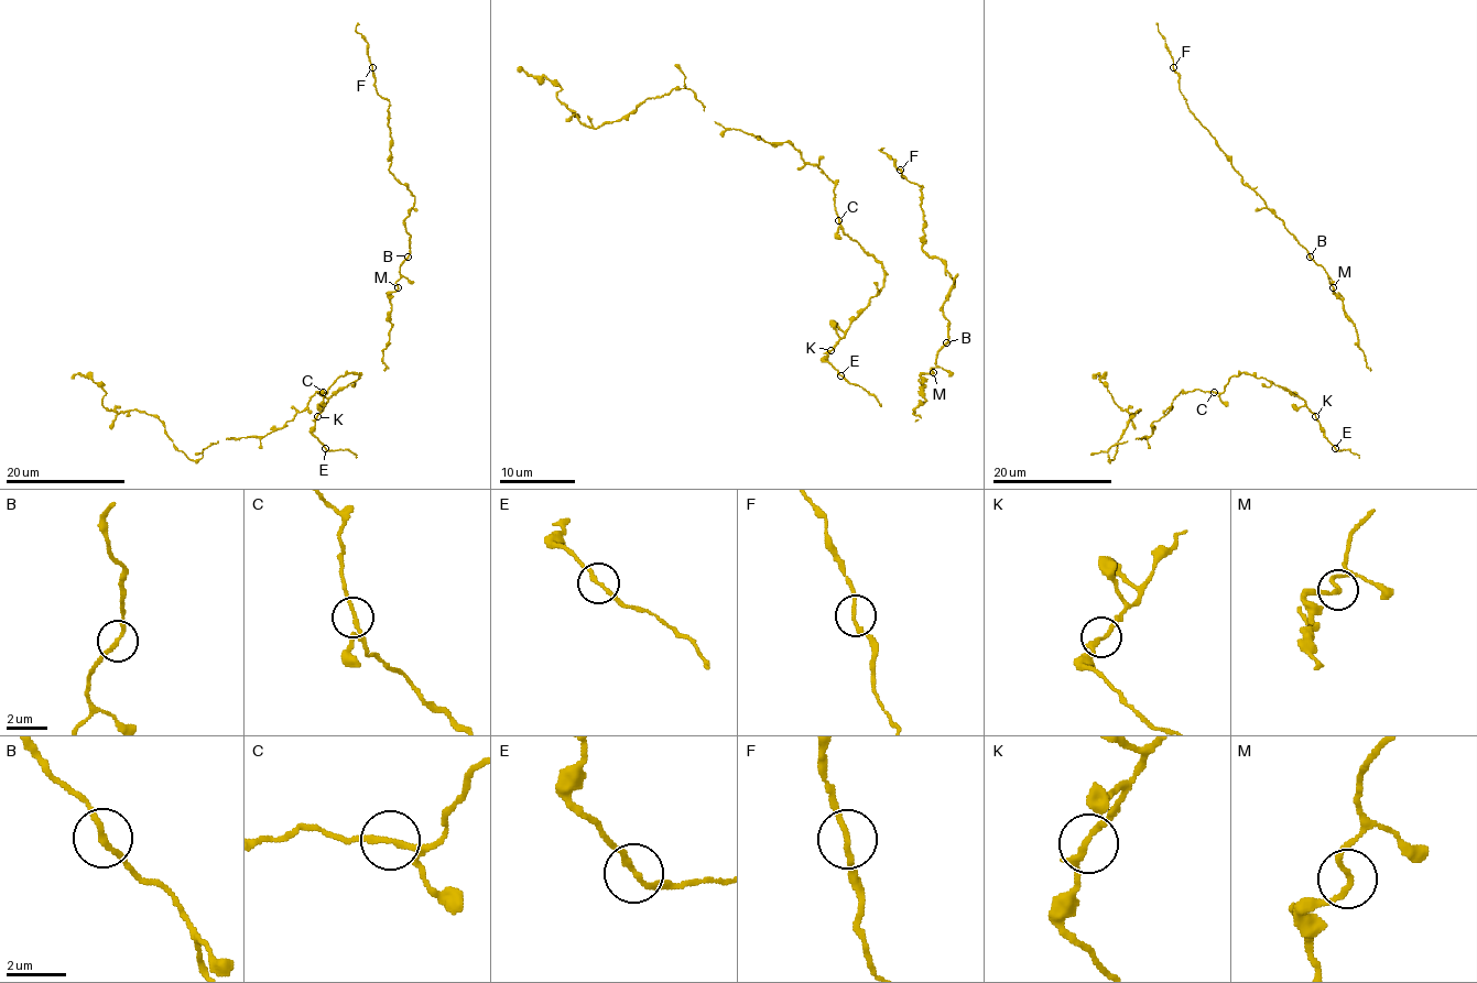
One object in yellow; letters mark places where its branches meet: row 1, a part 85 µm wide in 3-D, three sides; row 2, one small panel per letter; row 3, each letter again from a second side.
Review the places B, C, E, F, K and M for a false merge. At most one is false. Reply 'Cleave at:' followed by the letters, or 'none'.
Cleave at: none

